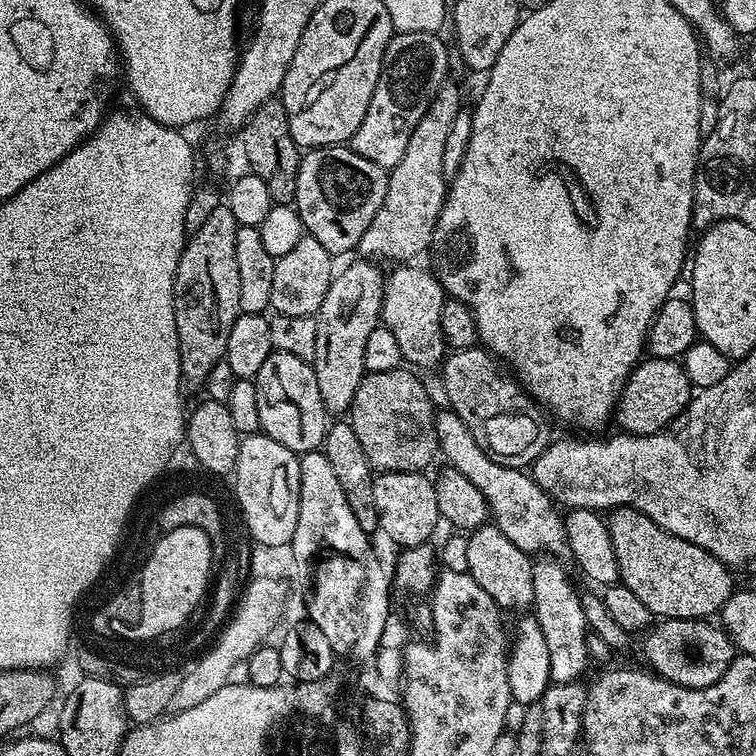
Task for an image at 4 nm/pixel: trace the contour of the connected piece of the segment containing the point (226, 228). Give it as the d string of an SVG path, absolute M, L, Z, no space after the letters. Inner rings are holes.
M228 207L216 208L202 222L202 230L187 237L178 262L174 278L174 318L178 326L180 370L183 379L193 380L196 386L203 385L210 370L224 359L230 330L241 314L238 257L234 250L234 238L238 238L240 227Z

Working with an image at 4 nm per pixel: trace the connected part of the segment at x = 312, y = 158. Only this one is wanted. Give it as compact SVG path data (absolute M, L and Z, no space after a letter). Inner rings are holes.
M348 146L314 148L300 157L294 207L299 210L304 231L318 238L333 254L348 252L359 245L366 226L382 206L388 189L388 172L362 158Z

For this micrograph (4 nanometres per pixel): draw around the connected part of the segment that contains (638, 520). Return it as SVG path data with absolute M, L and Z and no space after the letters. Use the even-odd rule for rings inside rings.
M617 508L607 517L610 530L610 542L614 542L614 554L618 557L620 570L619 583L625 584L634 594L638 594L641 602L652 611L653 617L665 620L703 620L712 618L731 598L734 585L733 573L721 560L714 558L702 546L694 546L694 542L686 542L686 538L678 538L662 526L658 526L646 514L636 508Z

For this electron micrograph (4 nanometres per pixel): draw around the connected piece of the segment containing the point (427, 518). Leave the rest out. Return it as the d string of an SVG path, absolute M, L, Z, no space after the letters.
M381 472L373 479L374 506L380 519L379 531L385 532L401 549L428 544L441 523L436 485L418 472Z

